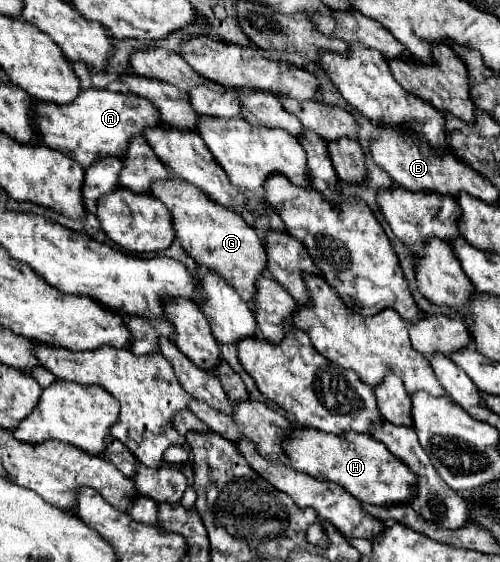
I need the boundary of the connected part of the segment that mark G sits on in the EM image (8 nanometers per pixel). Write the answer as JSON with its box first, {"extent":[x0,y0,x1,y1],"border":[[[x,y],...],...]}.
{"extent":[151,177,267,303],"border":[[[171,177],[167,183],[155,183],[155,187],[151,187],[151,193],[161,199],[171,211],[175,237],[179,239],[181,247],[195,259],[195,263],[219,273],[229,285],[235,287],[241,299],[249,303],[255,293],[257,277],[267,267],[263,241],[255,229],[247,225],[239,213],[227,211],[227,207],[215,207],[215,203],[211,203],[203,191],[191,187],[189,183],[183,183],[181,179]]]}

